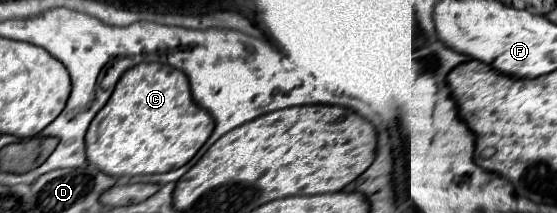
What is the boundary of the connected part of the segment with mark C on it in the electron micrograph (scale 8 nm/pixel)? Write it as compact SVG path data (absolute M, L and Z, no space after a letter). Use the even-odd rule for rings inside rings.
M157 62L131 67L85 135L87 161L107 175L167 173L189 163L211 137L215 121L191 97L183 71Z

